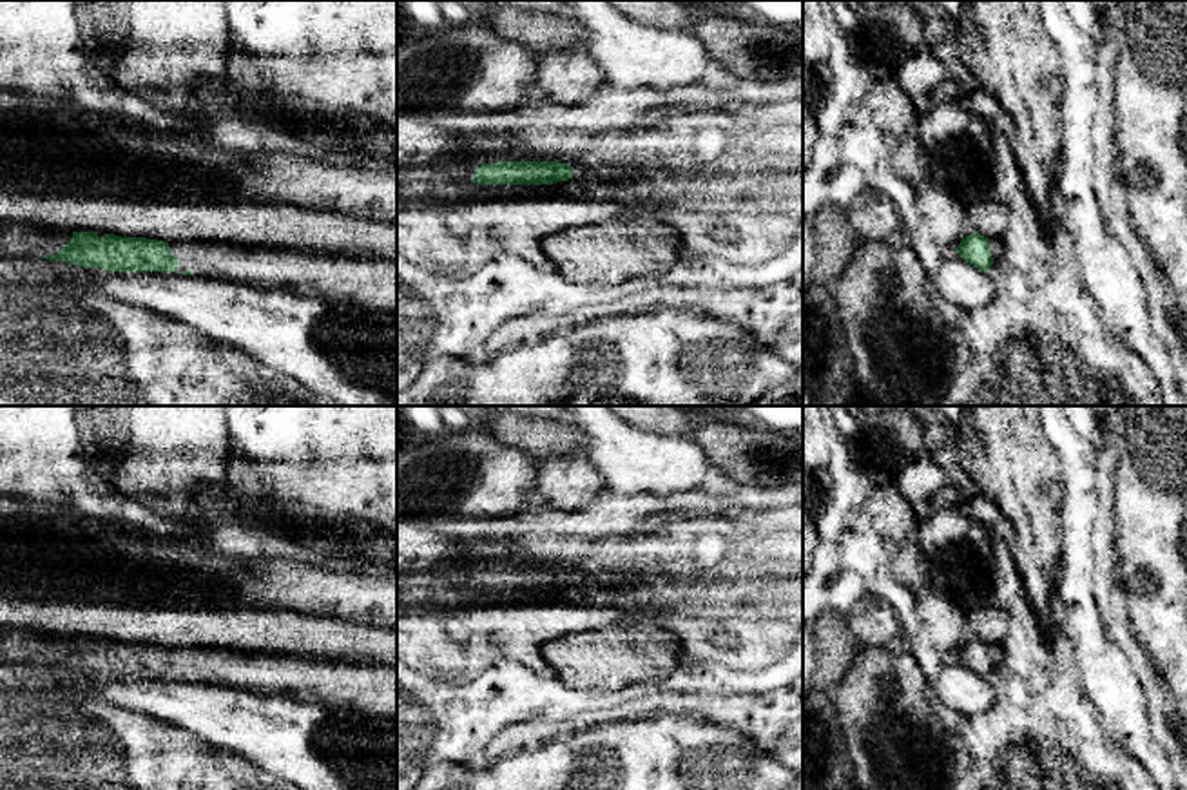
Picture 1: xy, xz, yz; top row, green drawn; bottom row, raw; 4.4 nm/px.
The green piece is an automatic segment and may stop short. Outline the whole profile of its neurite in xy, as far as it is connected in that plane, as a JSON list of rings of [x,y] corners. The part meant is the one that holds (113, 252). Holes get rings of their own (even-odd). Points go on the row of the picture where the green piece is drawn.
[[[13,225],[9,230],[62,241],[65,246],[56,255],[45,255],[49,261],[107,272],[179,272],[397,313],[397,261],[391,259],[314,255],[228,243],[167,243],[98,232],[54,232],[33,225]]]

